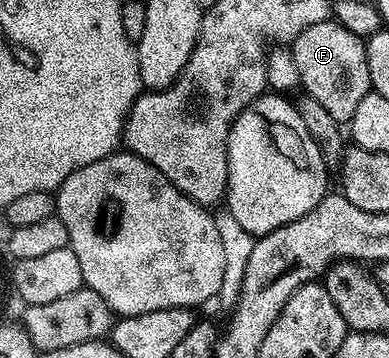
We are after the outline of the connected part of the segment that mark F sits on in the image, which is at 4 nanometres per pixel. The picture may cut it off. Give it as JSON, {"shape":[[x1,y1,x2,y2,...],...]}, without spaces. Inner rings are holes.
{"shape":[[327,20,312,24,312,28,304,28,292,43,292,53,296,68,300,68,301,89,306,89,303,91,309,97,320,100,332,120,339,124,349,123,352,112,356,112,356,104,371,93,363,39,348,32,338,22]]}

